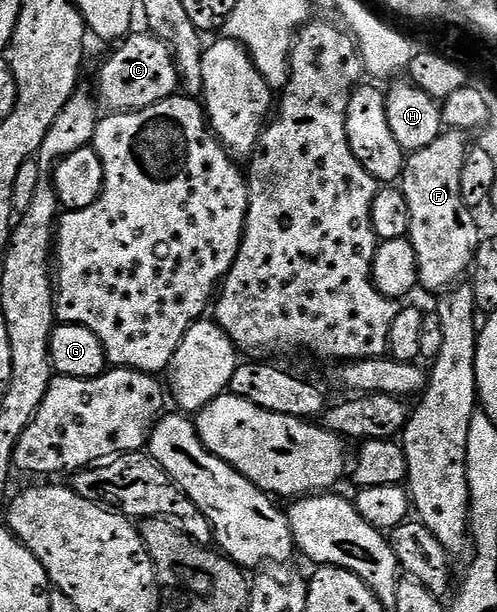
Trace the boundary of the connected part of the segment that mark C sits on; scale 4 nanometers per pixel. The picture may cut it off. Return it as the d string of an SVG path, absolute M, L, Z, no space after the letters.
M150 31L132 32L122 43L116 44L107 62L99 69L99 93L97 97L108 110L116 113L131 113L134 109L153 107L153 103L161 103L165 99L176 96L180 92L179 68L175 65L175 56L171 48L161 39L157 39Z

